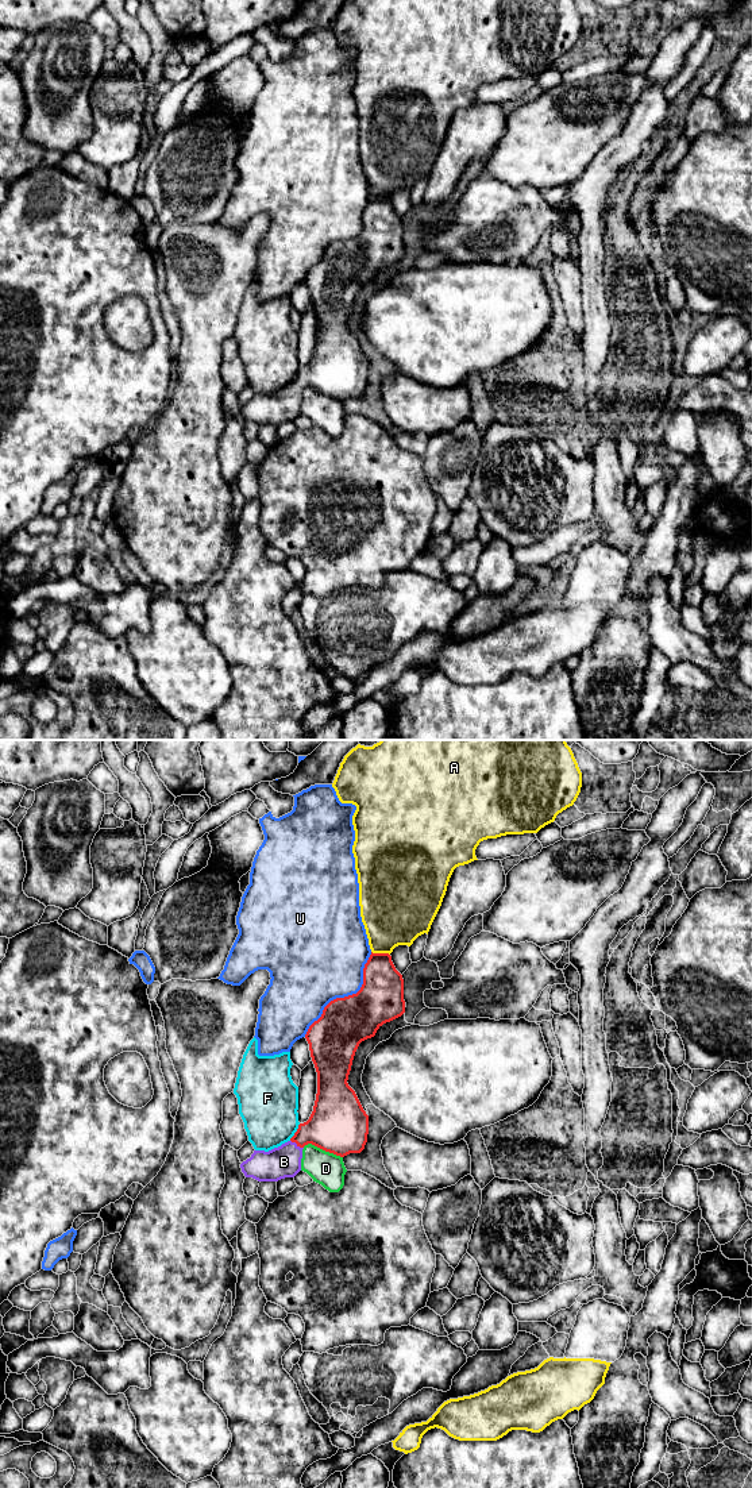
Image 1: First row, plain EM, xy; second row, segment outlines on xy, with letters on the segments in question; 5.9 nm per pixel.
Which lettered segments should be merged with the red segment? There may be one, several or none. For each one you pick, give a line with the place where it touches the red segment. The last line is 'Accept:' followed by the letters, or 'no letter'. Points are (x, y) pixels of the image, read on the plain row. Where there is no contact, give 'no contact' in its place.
B: contact xy (297, 388)
Accept: B

